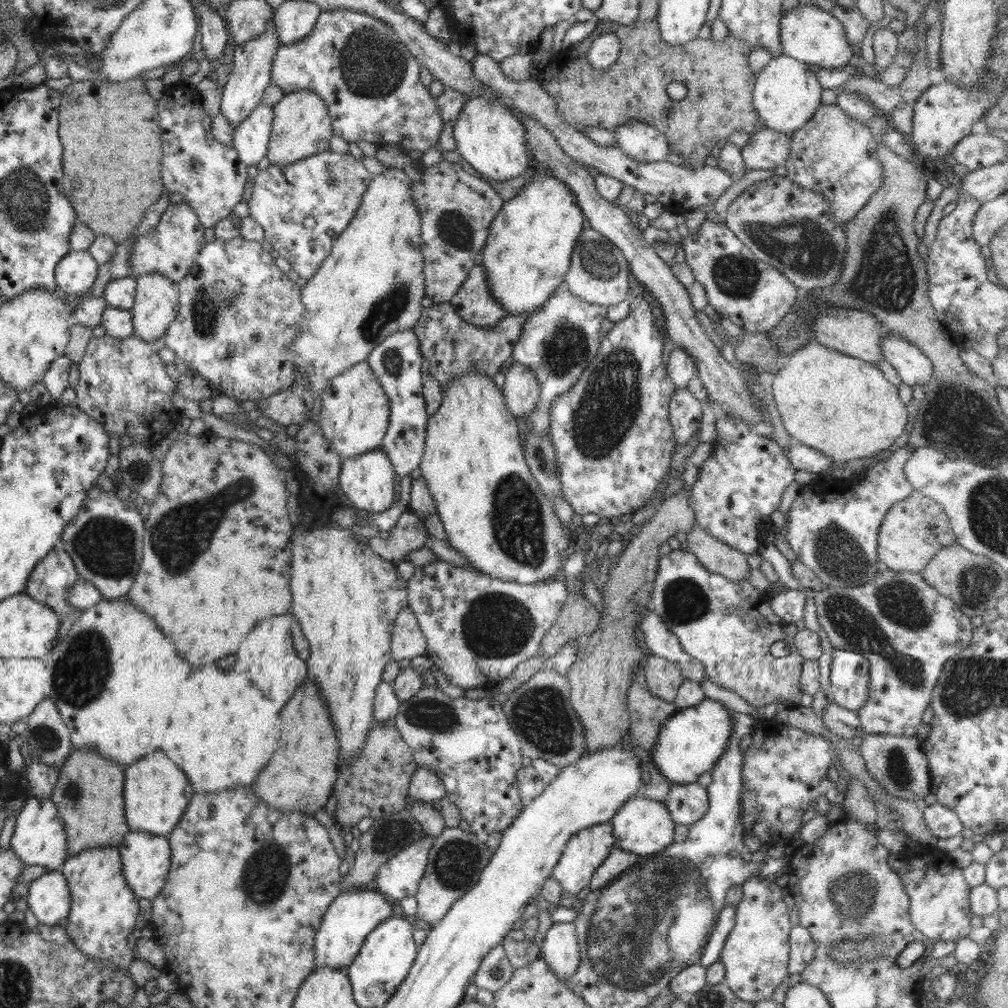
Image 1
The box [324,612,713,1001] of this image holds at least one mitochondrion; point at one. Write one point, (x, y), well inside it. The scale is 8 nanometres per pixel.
(629, 937)

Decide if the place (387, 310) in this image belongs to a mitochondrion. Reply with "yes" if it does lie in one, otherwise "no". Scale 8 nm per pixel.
yes

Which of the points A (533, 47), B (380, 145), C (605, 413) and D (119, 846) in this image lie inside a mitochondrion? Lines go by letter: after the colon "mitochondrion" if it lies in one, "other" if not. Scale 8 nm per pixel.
A: other
B: other
C: mitochondrion
D: other

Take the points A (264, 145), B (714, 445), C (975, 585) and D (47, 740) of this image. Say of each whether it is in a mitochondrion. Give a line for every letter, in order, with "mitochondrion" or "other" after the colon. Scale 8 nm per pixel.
A: other
B: other
C: mitochondrion
D: mitochondrion

